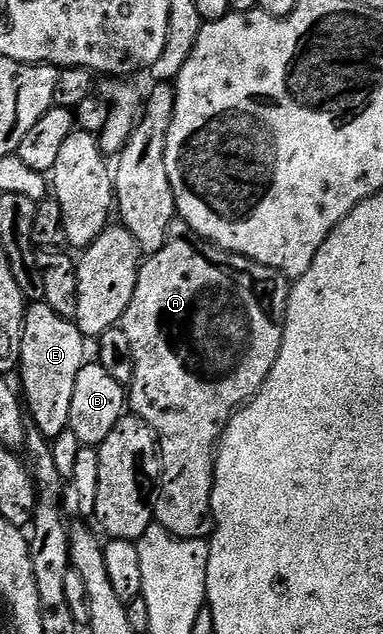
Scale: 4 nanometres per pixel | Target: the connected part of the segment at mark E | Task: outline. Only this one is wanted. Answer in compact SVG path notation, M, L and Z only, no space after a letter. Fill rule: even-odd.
M34 301L27 306L22 317L22 333L18 340L20 372L22 371L22 391L24 407L33 426L45 439L53 441L60 433L67 431L70 425L70 406L72 389L76 387L76 373L80 373L84 356L82 356L84 337L78 332L77 323L60 317L45 301Z

